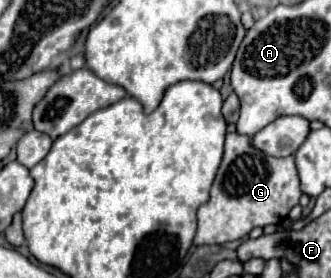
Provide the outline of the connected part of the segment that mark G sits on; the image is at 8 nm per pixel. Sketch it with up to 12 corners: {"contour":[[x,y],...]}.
{"contour":[[226,134],[194,244],[280,224],[302,196],[294,156]]}

